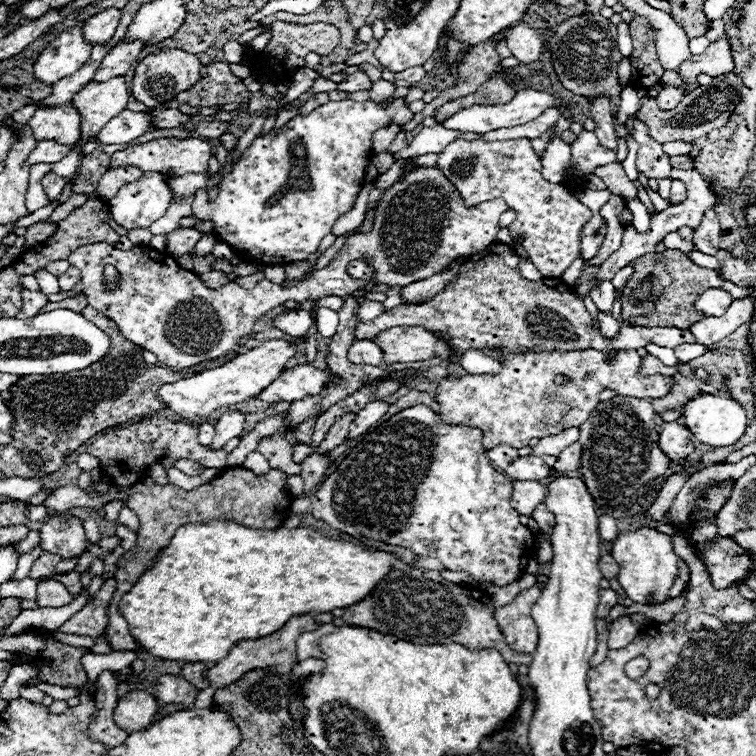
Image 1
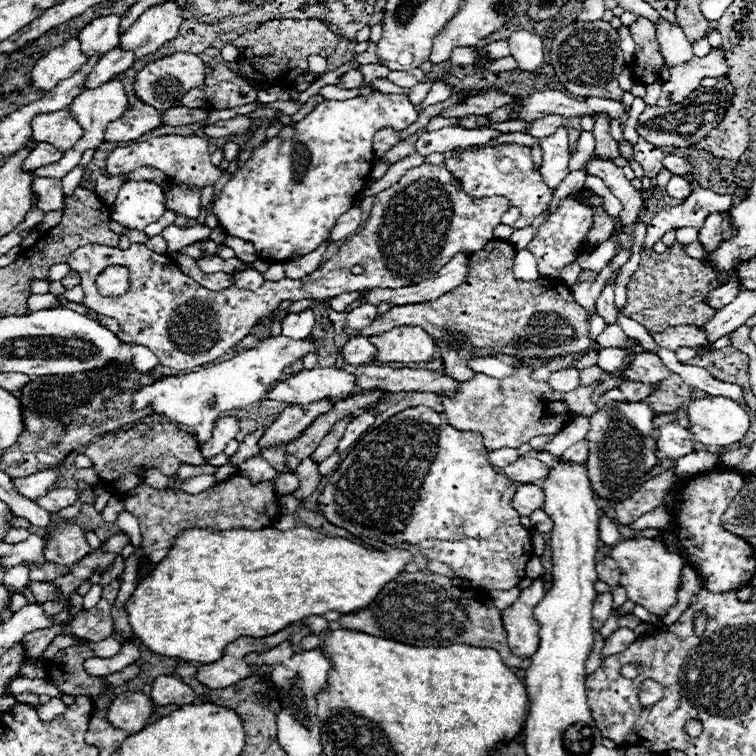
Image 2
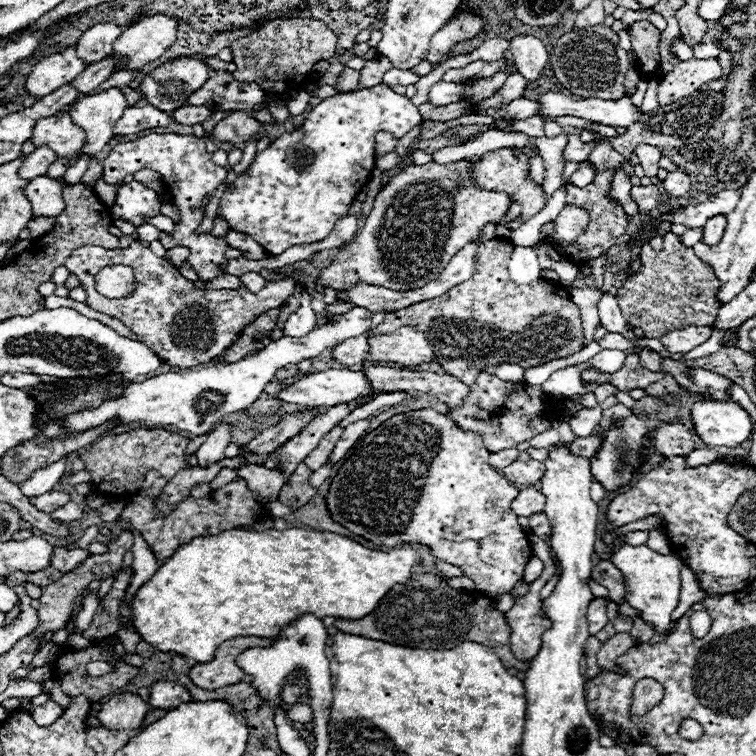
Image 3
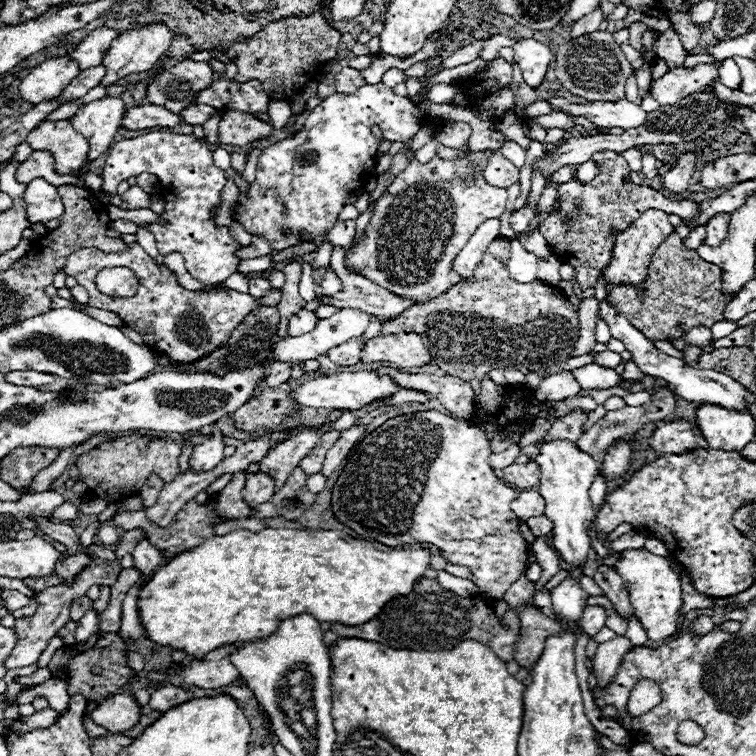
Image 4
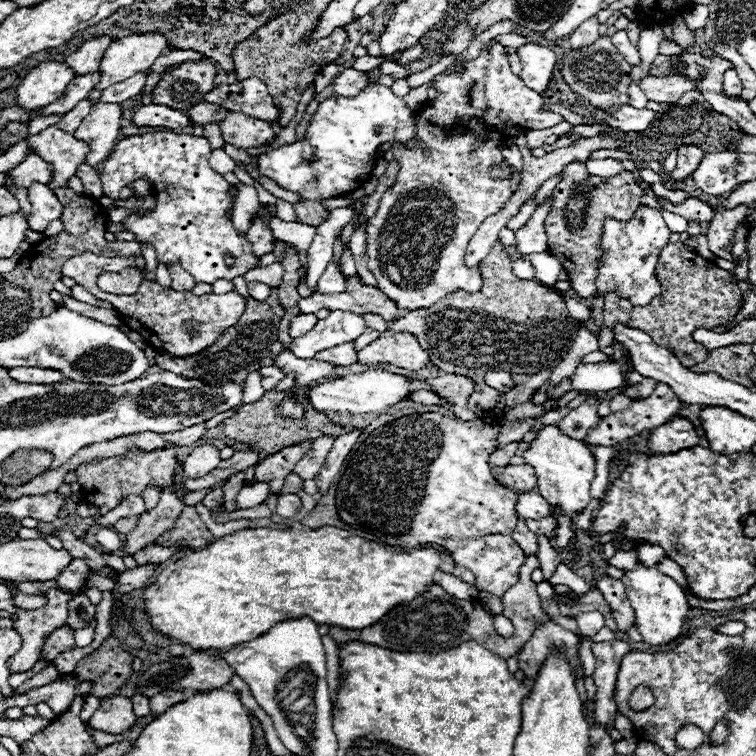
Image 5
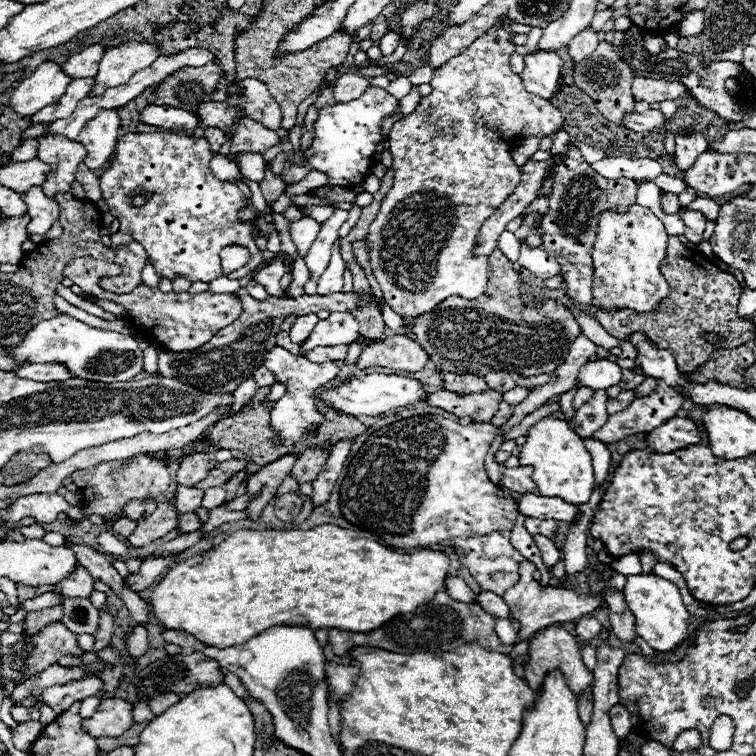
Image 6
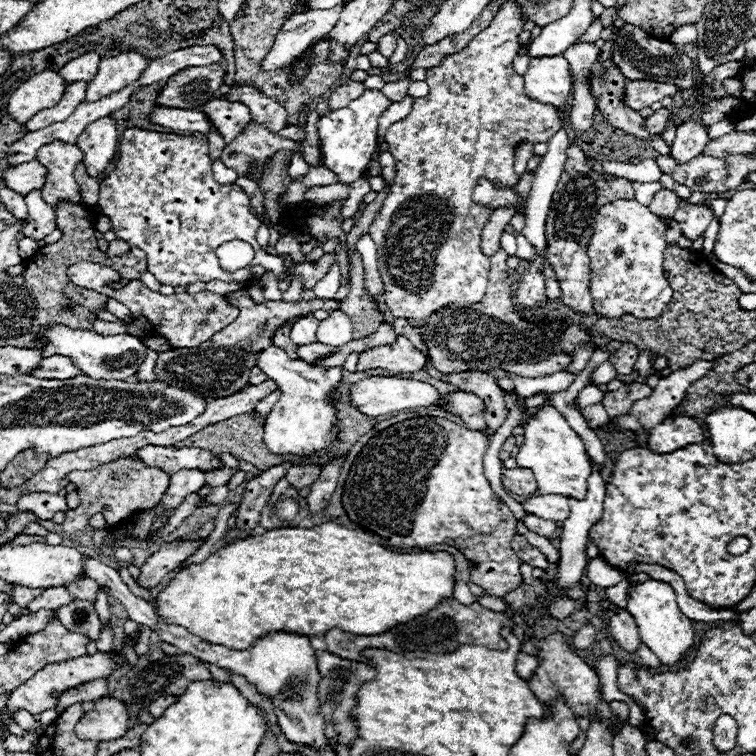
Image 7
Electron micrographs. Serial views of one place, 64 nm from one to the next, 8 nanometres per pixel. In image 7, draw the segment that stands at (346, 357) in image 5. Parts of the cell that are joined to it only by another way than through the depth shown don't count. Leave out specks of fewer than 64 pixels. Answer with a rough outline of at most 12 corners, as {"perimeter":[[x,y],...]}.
{"perimeter":[[326,344],[298,346],[298,358],[314,362],[334,354]]}

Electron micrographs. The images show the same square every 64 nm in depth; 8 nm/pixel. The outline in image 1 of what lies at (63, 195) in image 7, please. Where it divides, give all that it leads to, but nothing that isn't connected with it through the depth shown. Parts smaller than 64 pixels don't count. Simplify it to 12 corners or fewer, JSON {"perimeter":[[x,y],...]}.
{"perimeter":[[72,104],[38,108],[28,124],[36,140],[74,144],[80,114]]}

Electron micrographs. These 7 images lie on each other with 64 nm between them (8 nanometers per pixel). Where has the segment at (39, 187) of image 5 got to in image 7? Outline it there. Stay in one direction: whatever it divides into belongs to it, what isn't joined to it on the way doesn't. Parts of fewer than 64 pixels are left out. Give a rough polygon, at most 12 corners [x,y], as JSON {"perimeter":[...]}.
{"perimeter":[[40,190],[26,194],[22,232],[42,240],[56,228],[56,208]]}

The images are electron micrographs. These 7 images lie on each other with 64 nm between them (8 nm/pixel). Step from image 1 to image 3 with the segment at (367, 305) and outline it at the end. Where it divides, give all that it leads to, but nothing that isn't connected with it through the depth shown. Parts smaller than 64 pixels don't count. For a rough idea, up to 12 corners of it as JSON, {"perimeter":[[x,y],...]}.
{"perimeter":[[356,306],[302,338],[282,336],[234,364],[168,372],[70,414],[62,438],[116,416],[208,434],[244,410],[282,366],[366,334]]}

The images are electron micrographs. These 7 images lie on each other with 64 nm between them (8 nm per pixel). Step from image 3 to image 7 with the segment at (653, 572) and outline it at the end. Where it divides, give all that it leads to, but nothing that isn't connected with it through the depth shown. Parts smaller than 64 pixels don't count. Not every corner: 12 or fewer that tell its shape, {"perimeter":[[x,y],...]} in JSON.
{"perimeter":[[634,584],[640,640],[674,666],[694,648],[692,620],[670,584]]}

